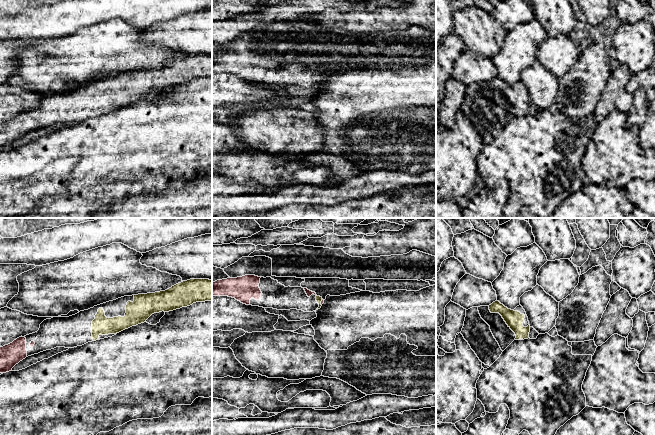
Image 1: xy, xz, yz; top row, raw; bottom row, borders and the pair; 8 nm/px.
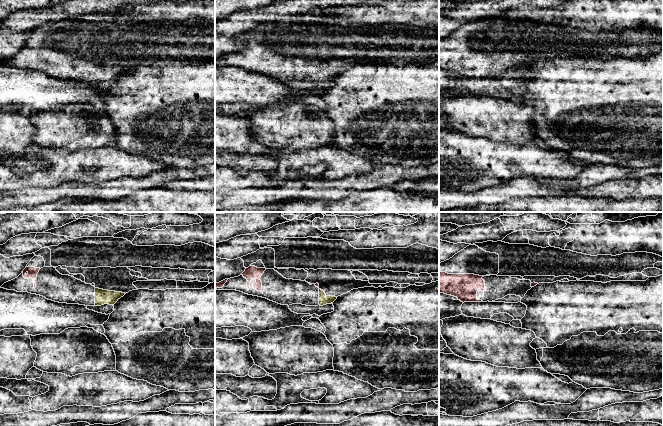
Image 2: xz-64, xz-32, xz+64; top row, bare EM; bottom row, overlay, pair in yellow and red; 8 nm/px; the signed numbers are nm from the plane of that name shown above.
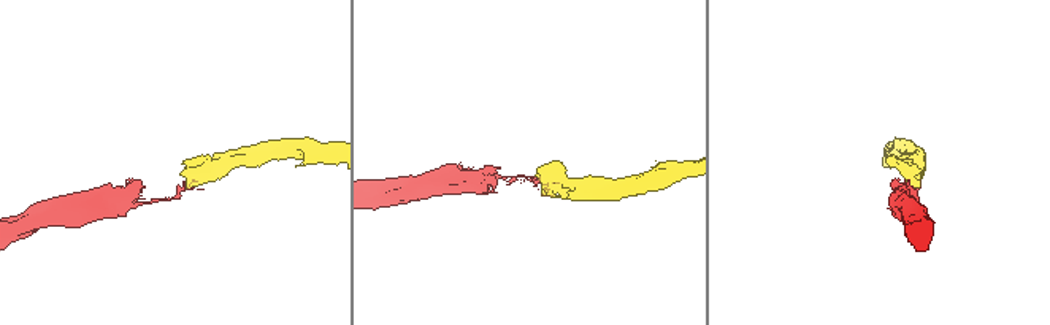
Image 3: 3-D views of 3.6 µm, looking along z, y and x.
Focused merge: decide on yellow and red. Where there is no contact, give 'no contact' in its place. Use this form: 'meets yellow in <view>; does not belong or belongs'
meets yellow in xz; belongs

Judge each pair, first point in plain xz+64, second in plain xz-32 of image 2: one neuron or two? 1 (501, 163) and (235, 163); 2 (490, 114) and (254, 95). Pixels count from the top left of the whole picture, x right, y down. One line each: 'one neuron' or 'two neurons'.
1: one neuron
2: two neurons

